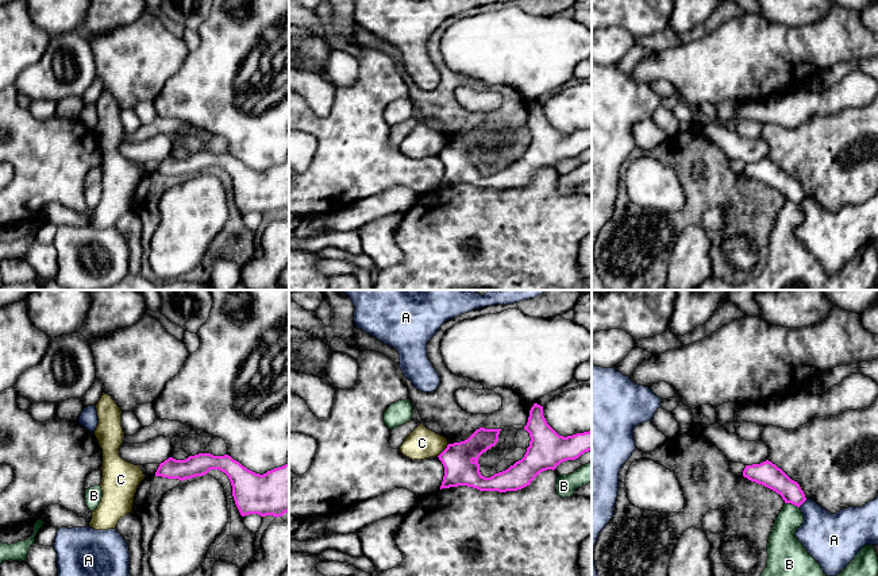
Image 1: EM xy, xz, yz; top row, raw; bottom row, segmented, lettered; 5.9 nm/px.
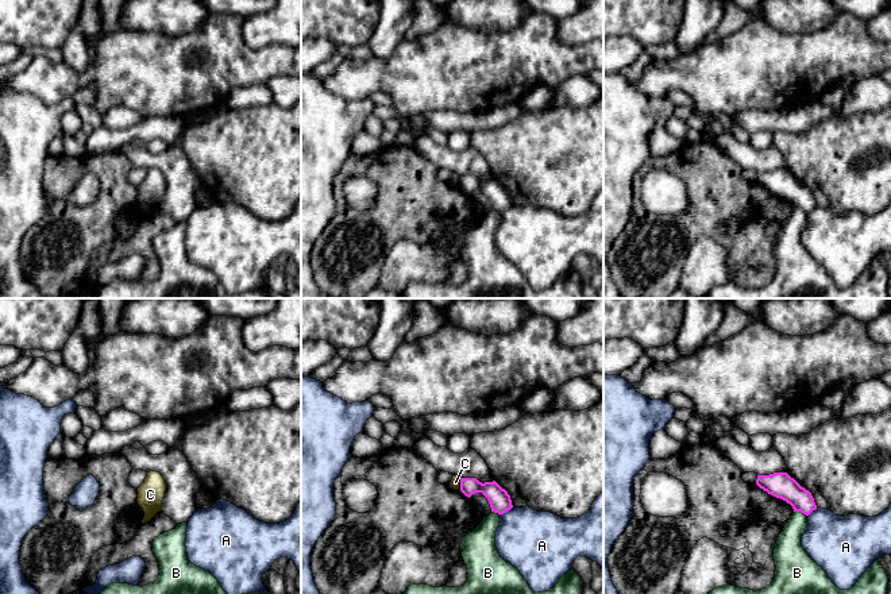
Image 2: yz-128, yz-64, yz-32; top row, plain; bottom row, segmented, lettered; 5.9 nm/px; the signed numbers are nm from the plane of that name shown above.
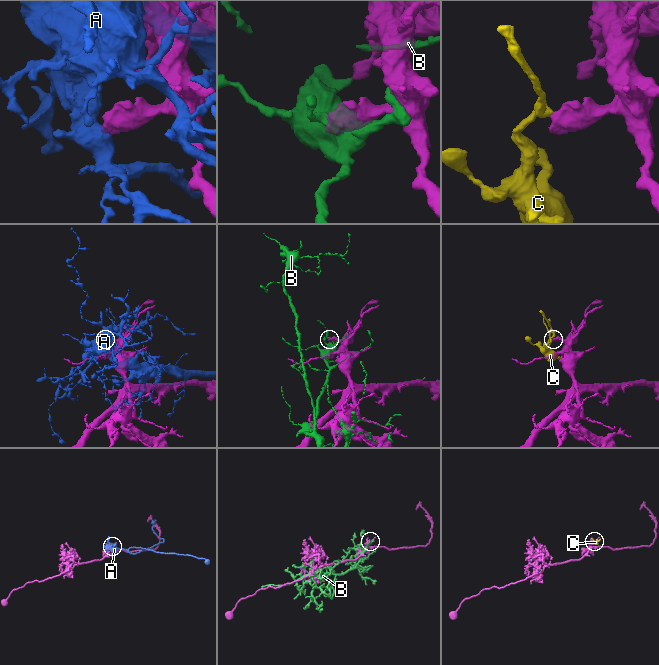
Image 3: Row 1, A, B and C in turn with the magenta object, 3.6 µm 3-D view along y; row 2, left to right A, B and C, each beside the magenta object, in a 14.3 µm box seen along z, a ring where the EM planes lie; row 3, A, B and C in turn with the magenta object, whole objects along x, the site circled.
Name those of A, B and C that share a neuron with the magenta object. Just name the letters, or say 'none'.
none

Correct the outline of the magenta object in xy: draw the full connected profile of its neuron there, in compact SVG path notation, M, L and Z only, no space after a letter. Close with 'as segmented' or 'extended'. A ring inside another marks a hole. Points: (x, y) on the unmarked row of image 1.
M199 151L185 158L169 155L159 162L155 174L182 179L207 173L211 167L219 167L228 174L242 214L258 212L277 216L289 209L289 161L259 173L228 152Z; as segmented

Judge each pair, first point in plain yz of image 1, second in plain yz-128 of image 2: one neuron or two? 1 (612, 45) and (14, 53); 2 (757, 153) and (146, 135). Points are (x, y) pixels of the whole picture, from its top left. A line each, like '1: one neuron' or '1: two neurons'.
1: one neuron
2: two neurons

